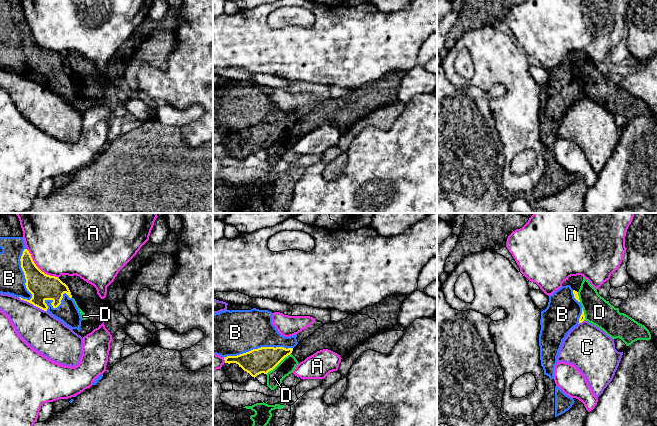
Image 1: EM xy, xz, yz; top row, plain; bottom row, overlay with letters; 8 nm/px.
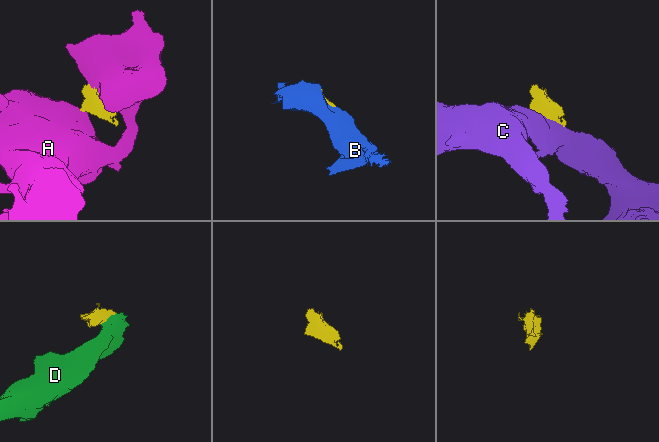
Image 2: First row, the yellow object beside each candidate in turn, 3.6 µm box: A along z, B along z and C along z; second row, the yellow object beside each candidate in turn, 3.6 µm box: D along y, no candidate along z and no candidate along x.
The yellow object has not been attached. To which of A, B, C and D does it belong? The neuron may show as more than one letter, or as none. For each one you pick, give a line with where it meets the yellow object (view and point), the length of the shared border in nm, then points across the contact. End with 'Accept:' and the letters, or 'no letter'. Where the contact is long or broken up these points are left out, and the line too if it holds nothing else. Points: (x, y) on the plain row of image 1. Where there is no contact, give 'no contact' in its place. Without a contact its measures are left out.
B: contact xz (258, 124); length 550 nm
Accept: B

